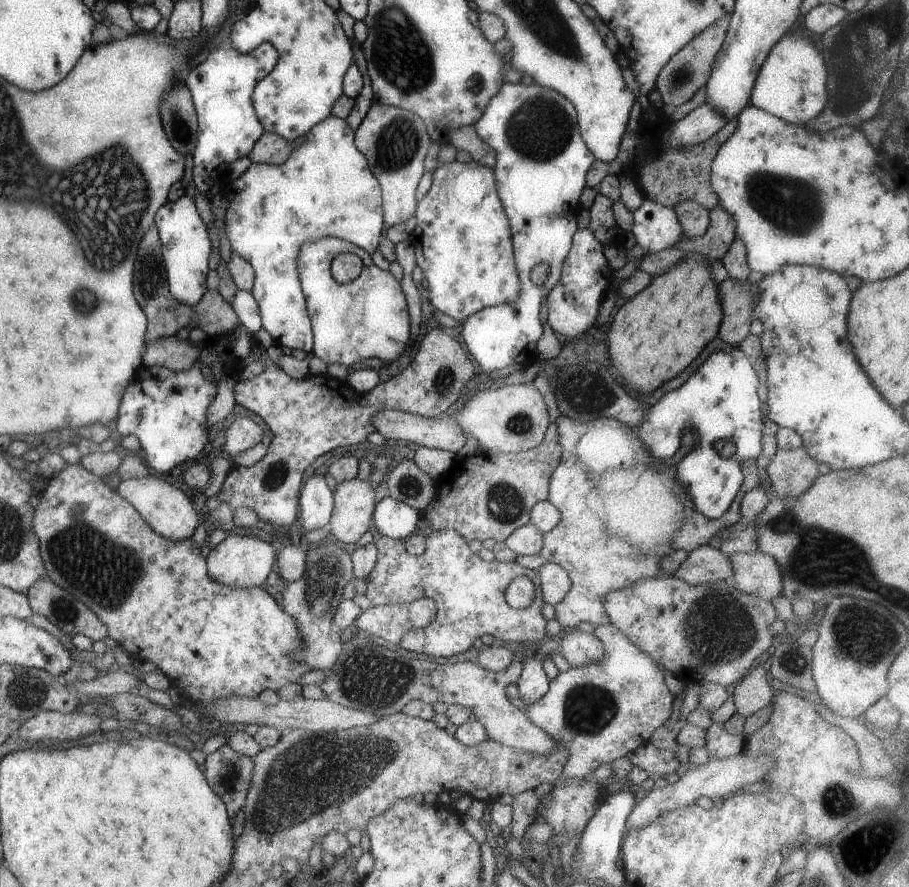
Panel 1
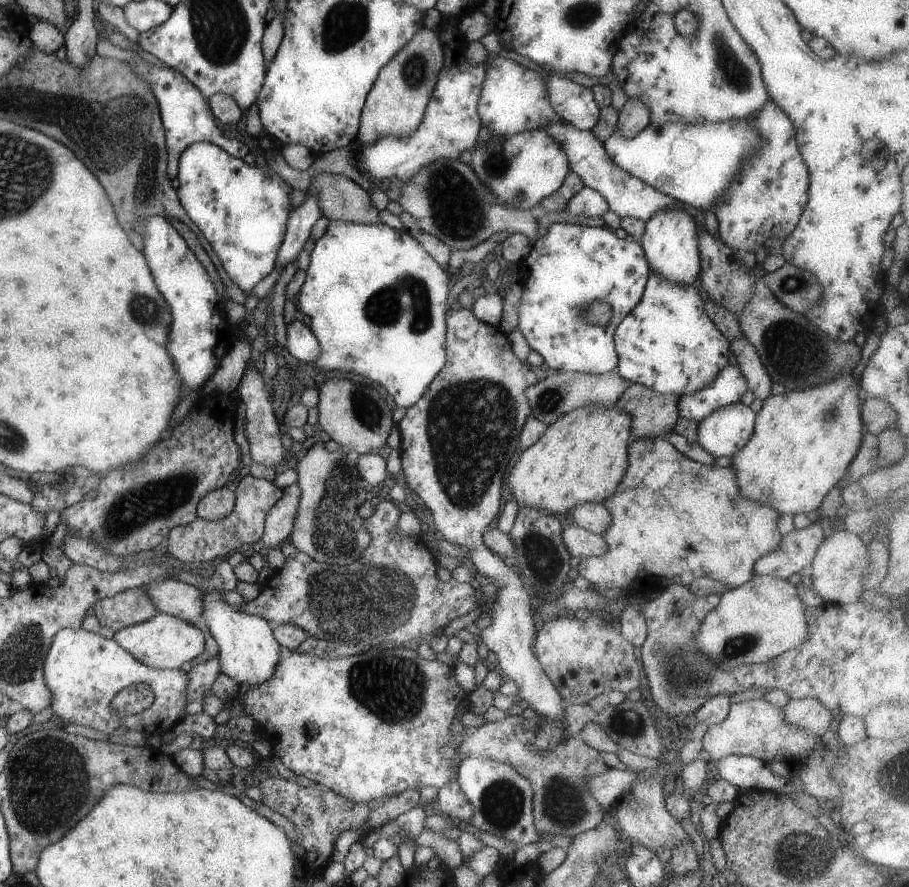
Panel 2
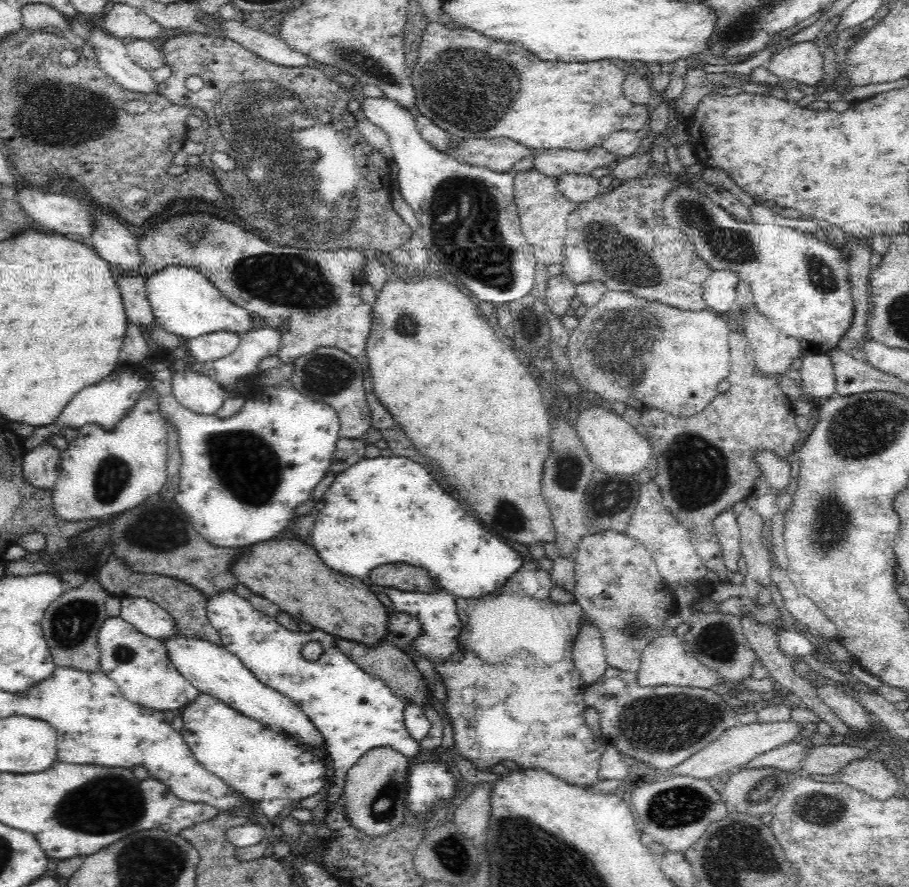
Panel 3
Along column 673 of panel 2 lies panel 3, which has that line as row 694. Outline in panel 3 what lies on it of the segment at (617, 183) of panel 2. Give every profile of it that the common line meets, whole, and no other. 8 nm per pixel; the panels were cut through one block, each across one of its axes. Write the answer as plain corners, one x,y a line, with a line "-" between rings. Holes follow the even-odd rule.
198,694
198,698
184,708
181,718
184,726
180,732
202,767
220,778
230,791
251,800
270,820
300,800
318,794
327,780
327,768
316,751
308,750
294,738
262,725
209,694

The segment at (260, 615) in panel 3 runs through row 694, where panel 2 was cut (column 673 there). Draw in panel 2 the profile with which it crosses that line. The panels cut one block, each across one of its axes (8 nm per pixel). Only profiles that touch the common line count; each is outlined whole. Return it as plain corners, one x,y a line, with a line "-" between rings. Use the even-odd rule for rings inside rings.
649,273
639,302
619,321
612,336
616,350
616,372
626,381
646,386
660,395
686,397
709,385
716,374
729,365
730,342
715,328
703,310
699,292
693,285
674,285

